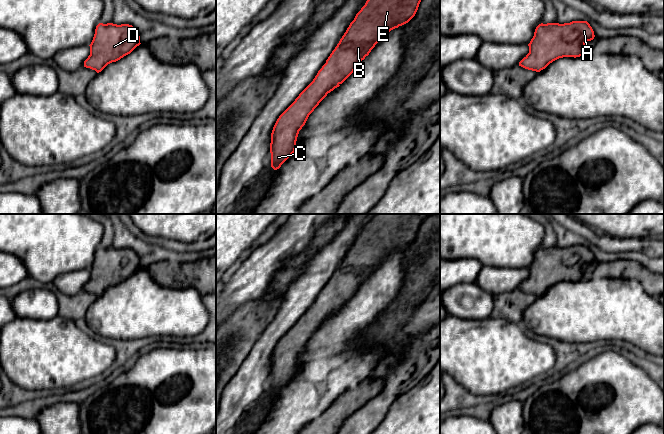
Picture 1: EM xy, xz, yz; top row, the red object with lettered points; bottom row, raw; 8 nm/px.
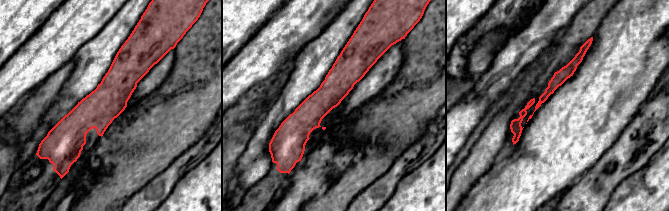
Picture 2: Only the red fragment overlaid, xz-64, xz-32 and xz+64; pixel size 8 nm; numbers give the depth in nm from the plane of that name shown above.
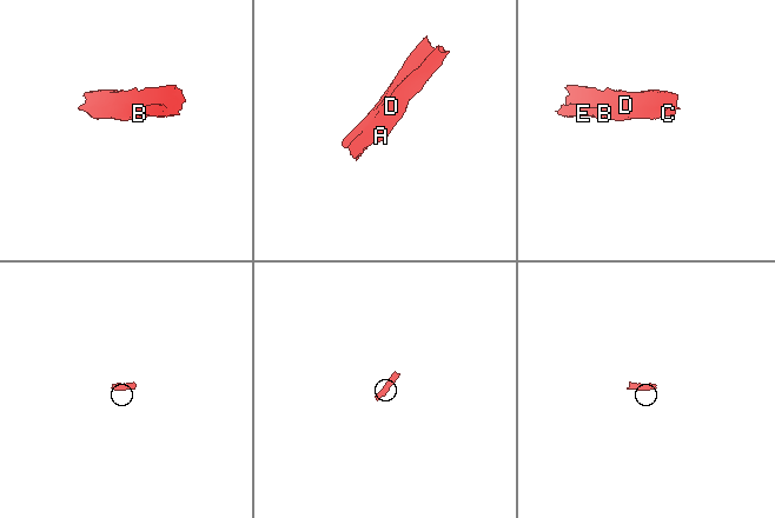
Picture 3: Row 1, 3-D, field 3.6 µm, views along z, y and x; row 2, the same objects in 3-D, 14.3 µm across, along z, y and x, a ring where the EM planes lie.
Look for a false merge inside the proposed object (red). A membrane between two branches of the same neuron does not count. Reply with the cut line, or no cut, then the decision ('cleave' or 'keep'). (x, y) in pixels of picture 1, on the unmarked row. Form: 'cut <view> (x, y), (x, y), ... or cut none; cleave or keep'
cut none; keep

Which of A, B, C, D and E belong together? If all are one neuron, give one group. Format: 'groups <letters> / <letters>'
groups A B C D E

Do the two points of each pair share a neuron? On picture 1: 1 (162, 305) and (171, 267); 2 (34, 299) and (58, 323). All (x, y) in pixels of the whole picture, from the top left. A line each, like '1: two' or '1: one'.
1: two
2: two

